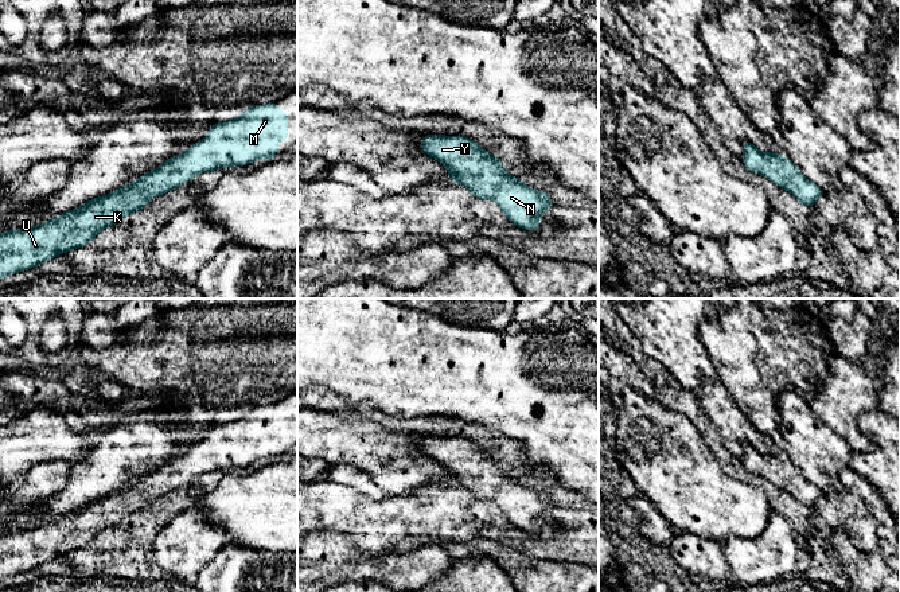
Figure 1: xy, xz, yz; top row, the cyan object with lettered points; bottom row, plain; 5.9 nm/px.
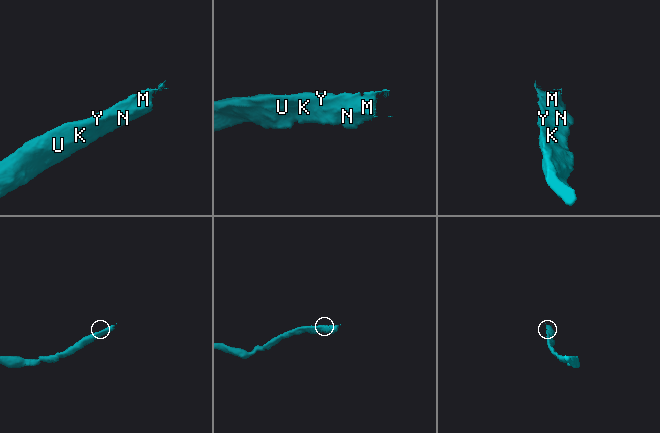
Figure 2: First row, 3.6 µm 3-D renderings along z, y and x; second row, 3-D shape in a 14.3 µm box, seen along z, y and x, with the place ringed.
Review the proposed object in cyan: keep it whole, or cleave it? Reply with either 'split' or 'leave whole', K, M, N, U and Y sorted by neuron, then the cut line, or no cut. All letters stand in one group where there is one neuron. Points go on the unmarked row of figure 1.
leave whole; K M N U Y; no cut

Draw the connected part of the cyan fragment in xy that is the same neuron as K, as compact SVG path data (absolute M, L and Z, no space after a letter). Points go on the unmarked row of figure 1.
M277 402L253 406L234 421L217 424L203 441L122 490L42 526L1 534L0 581L85 548L98 533L202 474L276 460L277 445L287 441L288 417L277 410Z

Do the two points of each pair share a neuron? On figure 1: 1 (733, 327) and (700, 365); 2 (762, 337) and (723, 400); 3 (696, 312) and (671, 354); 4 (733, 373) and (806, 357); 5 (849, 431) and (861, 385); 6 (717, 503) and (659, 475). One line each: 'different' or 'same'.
1: different
2: different
3: same
4: same
5: same
6: same

